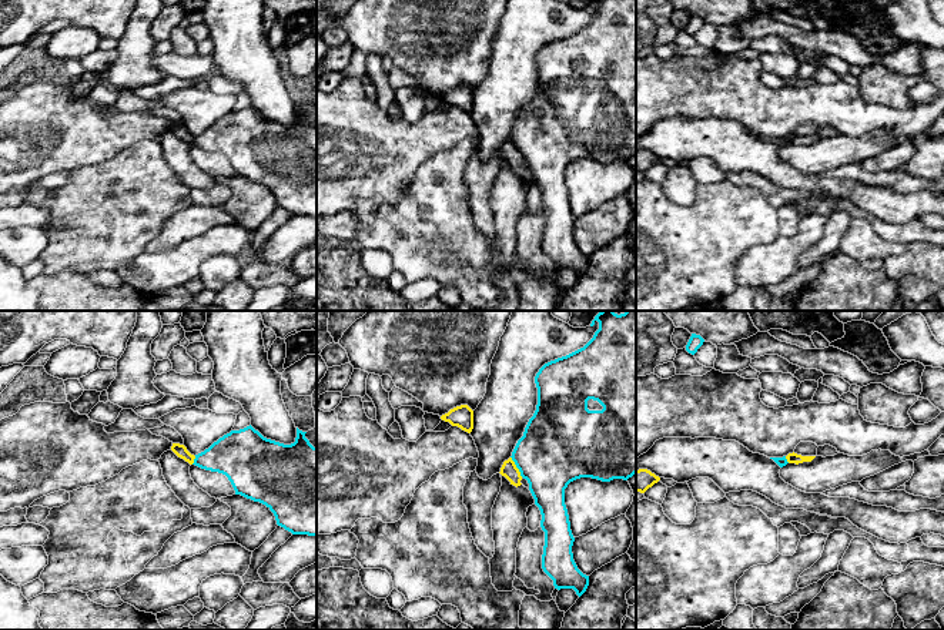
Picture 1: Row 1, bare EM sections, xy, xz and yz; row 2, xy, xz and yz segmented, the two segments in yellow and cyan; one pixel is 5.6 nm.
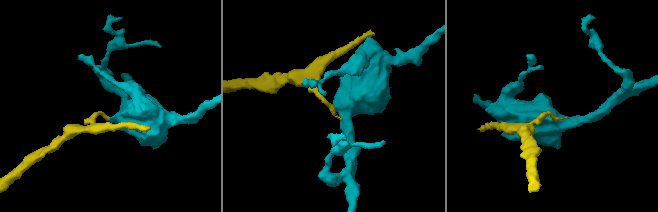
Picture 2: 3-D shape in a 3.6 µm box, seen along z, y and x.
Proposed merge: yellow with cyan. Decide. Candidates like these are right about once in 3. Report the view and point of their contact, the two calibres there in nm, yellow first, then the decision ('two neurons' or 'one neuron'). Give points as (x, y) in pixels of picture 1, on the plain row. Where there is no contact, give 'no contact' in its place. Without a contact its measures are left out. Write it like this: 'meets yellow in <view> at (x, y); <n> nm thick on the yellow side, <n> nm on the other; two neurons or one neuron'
meets yellow in xz at (515, 147); 90 nm thick on the yellow side, 400 nm on the other; two neurons

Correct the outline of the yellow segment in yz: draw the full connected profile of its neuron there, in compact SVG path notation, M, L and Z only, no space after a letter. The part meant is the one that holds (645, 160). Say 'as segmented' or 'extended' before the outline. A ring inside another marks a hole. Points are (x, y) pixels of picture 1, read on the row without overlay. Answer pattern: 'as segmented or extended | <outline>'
as segmented | M647 150L636 151L636 172L645 174L649 168L660 161L659 157Z

